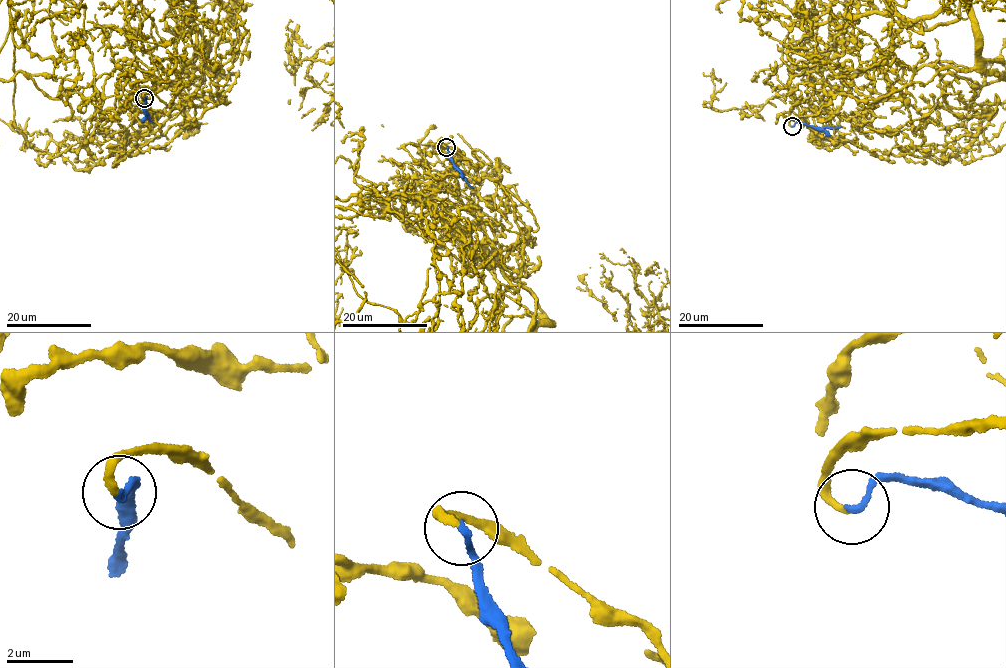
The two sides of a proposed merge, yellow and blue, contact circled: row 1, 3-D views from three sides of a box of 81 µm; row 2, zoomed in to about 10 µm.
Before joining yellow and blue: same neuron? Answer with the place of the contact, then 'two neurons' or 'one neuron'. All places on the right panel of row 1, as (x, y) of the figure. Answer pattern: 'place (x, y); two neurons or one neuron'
place (792, 126); one neuron

